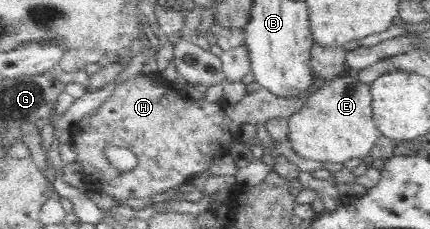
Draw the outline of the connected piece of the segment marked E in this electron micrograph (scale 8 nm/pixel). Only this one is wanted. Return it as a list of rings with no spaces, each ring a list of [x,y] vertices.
[[[348,72],[338,78],[321,81],[321,85],[307,97],[305,105],[287,119],[292,150],[301,158],[324,163],[344,164],[351,159],[363,159],[370,155],[371,149],[380,137],[380,132],[374,122],[372,101],[371,84],[357,79]]]

